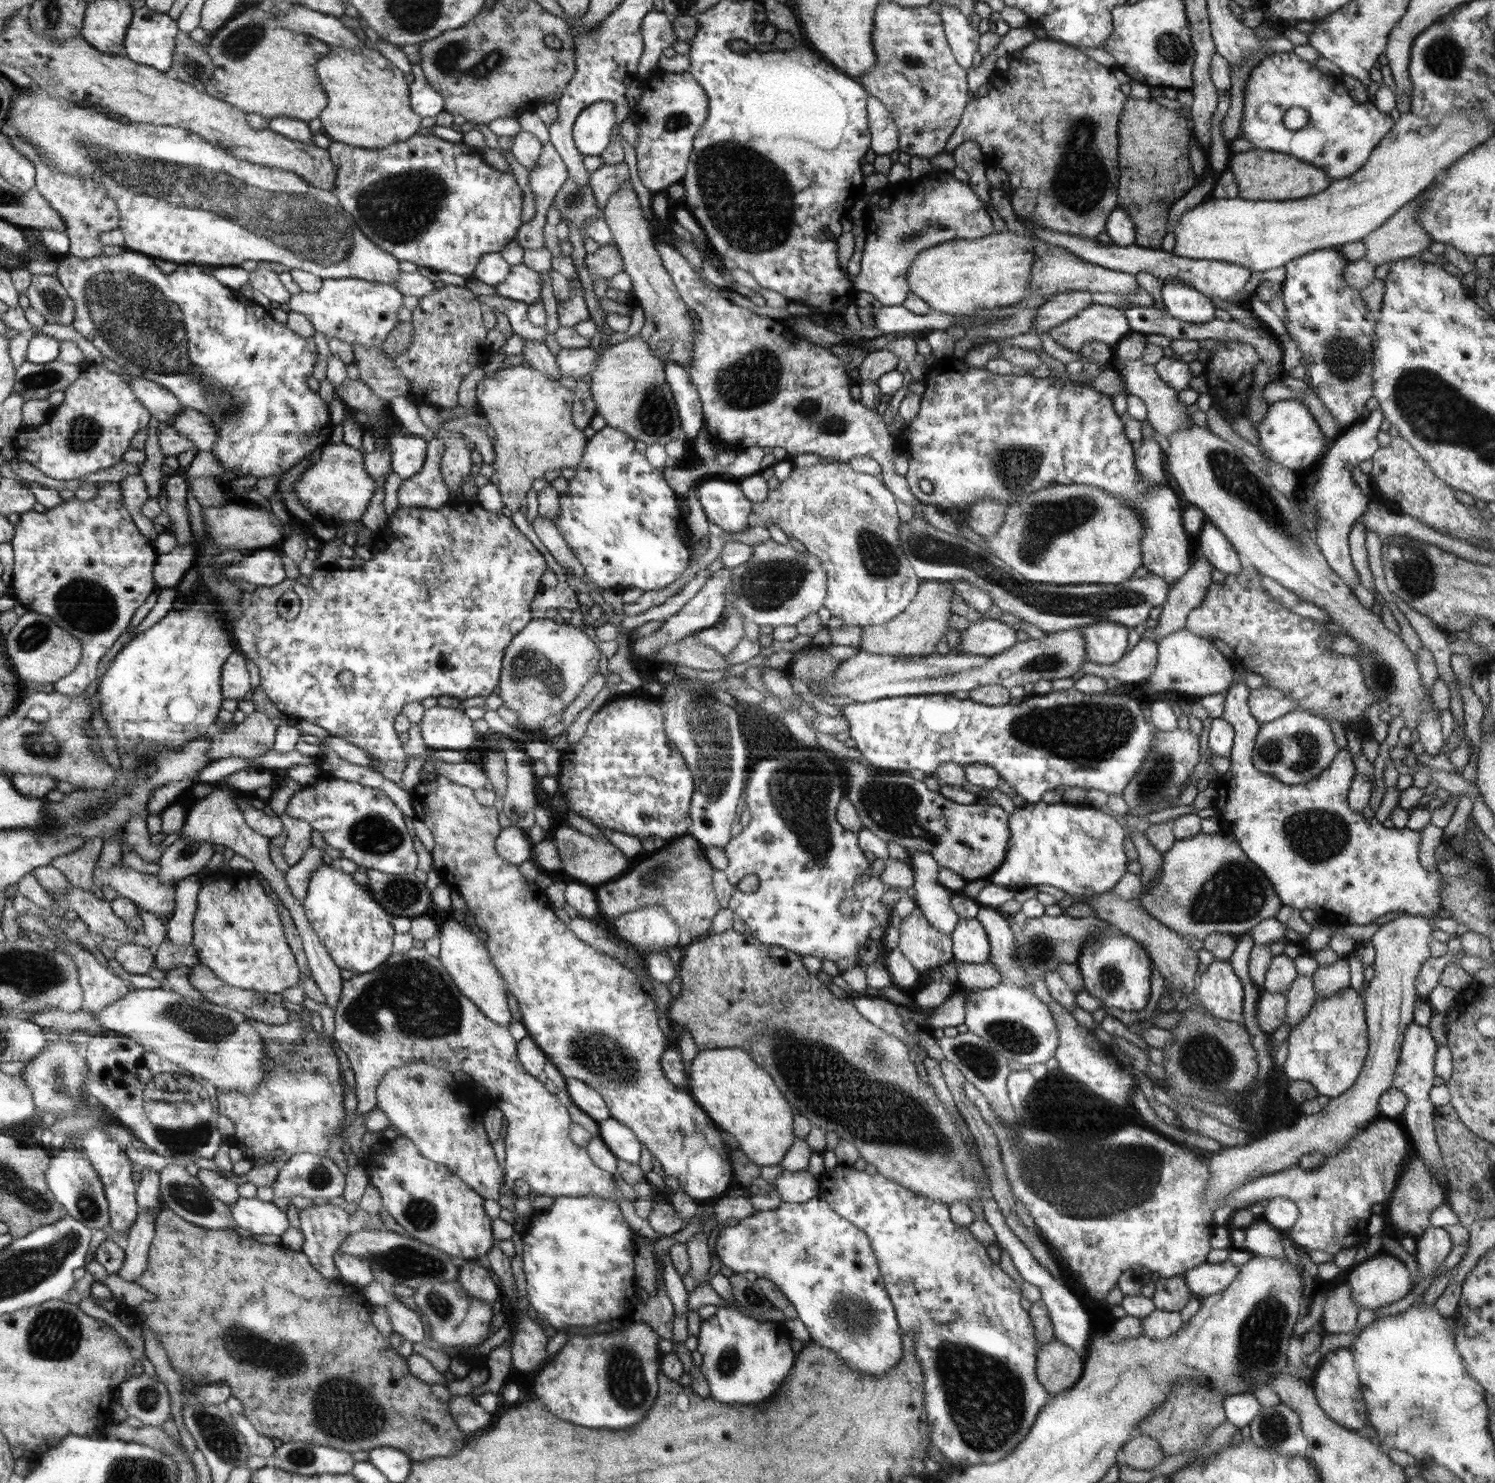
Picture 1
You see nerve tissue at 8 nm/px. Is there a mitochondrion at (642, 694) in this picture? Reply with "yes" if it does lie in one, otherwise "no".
no

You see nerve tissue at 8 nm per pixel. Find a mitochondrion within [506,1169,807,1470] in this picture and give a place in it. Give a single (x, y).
(627, 1382)

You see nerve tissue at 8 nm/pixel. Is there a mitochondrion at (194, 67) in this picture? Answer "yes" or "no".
yes

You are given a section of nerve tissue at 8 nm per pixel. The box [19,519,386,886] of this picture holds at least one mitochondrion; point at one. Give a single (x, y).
(85, 813)

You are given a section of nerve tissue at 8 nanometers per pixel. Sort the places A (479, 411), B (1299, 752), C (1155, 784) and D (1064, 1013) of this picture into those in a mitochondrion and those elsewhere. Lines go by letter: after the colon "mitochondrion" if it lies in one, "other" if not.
A: other
B: mitochondrion
C: mitochondrion
D: other

